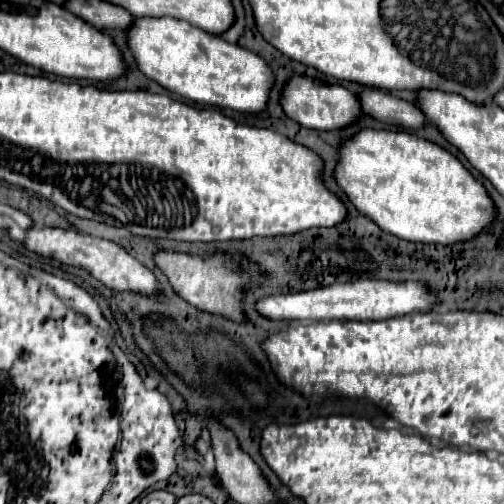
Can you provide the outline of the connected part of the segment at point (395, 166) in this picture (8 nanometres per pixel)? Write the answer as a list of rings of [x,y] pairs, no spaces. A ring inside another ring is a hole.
[[[363,128],[355,136],[339,142],[337,166],[333,170],[337,186],[345,192],[349,202],[369,220],[373,220],[383,232],[409,242],[425,244],[453,244],[473,238],[495,216],[495,206],[485,188],[465,170],[465,166],[447,150],[433,142],[417,138],[409,132]]]

